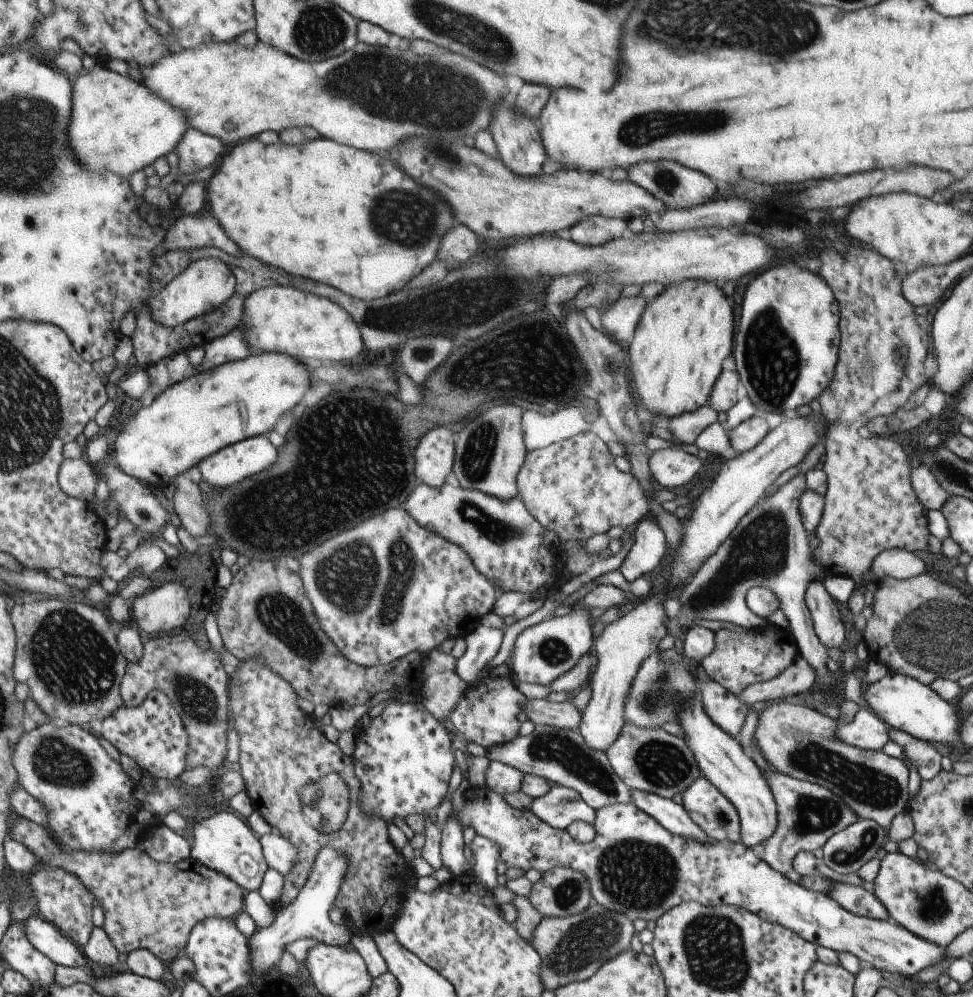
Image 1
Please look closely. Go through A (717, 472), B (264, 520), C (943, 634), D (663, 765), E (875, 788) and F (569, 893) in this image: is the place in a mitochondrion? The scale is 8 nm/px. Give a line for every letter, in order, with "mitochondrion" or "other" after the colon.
A: other
B: mitochondrion
C: mitochondrion
D: mitochondrion
E: mitochondrion
F: mitochondrion

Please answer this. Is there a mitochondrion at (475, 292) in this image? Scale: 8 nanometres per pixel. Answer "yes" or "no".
yes

